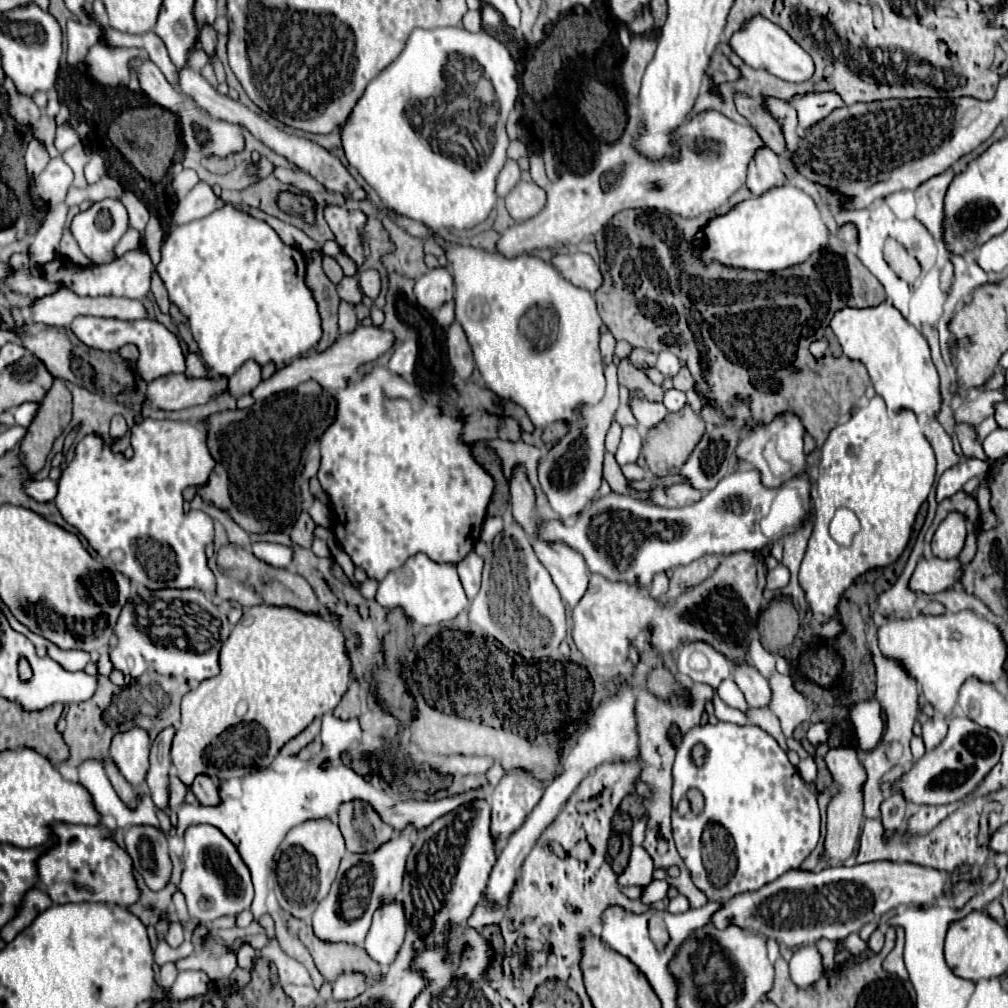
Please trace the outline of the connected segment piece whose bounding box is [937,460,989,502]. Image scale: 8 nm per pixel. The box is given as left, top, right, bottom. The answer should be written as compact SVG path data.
M963 460L959 464L955 464L953 468L949 468L937 484L937 502L943 502L945 498L955 496L961 486L973 478L973 476L983 476L989 468L989 460L981 462L981 460Z

